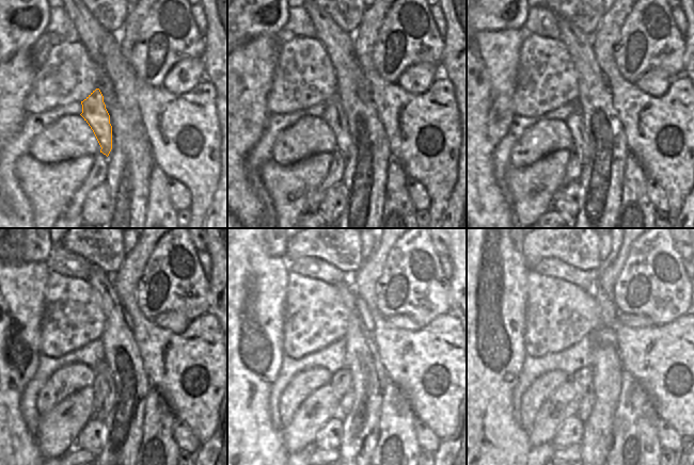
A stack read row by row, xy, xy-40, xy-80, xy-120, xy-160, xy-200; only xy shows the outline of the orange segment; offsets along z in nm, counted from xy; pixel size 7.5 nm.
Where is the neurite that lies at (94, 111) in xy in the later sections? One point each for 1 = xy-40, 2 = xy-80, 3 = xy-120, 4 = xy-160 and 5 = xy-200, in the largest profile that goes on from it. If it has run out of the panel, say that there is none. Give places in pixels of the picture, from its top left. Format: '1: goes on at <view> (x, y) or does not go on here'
1: goes on at xy-40 (333, 114)
2: goes on at xy-80 (574, 122)
3: goes on at xy-120 (103, 368)
4: goes on at xy-160 (347, 400)
5: goes on at xy-200 (585, 407)

